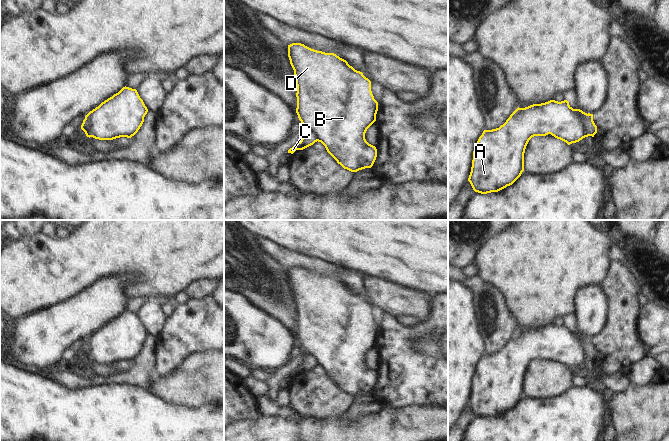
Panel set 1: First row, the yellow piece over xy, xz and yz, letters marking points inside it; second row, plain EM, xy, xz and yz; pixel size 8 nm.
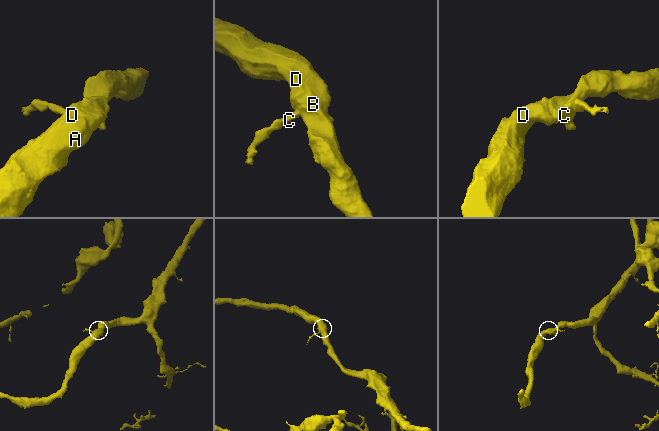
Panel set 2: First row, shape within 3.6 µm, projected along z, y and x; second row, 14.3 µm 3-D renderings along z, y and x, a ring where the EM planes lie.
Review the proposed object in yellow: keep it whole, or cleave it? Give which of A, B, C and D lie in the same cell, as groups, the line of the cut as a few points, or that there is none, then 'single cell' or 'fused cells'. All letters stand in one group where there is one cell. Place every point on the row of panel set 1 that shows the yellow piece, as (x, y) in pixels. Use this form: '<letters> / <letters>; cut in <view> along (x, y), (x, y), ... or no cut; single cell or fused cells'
A B D / C; cut in yz along (587, 114), (584, 136); fused cells

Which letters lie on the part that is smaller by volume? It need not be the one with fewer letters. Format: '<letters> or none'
C.

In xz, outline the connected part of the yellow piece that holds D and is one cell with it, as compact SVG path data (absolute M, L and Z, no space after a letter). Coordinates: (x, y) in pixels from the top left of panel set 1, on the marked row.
M301 43L288 45L288 57L296 78L296 113L301 124L316 135L318 142L325 146L327 152L344 169L357 172L371 168L377 157L377 149L366 141L365 133L376 121L378 111L378 102L371 91L371 81L336 54L317 51Z

